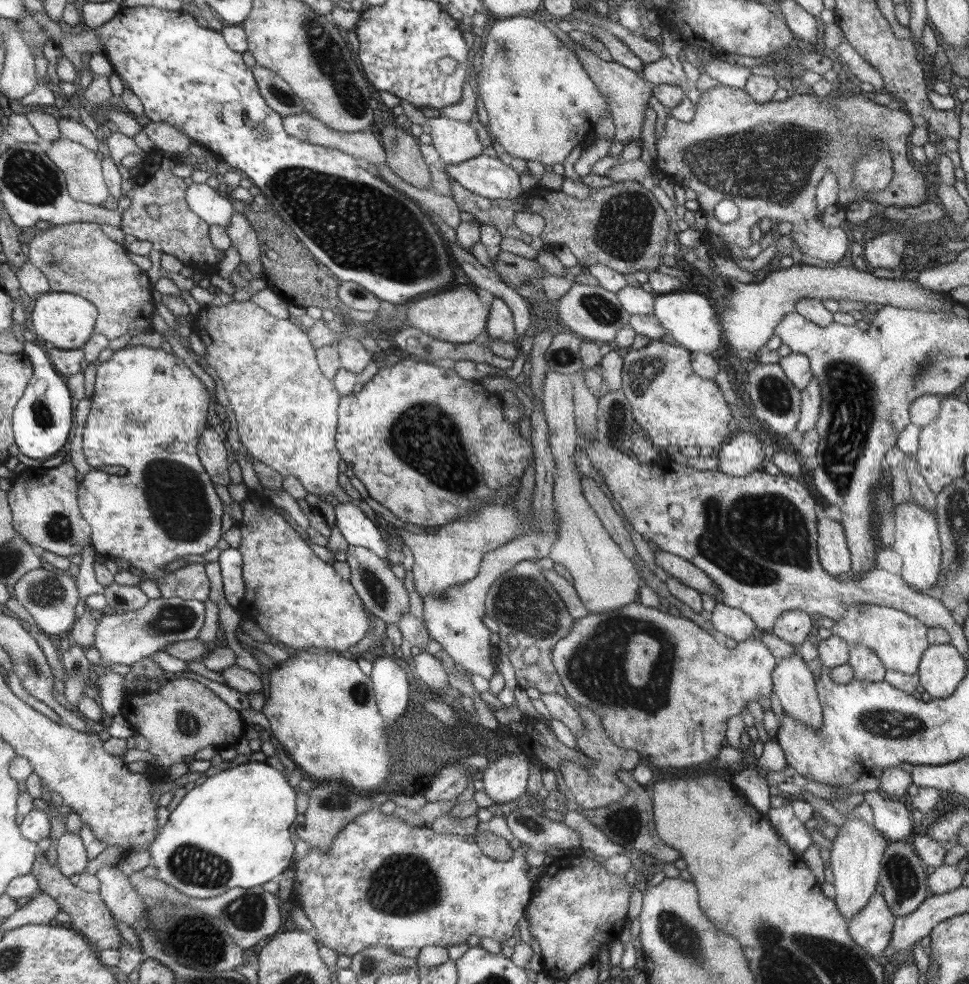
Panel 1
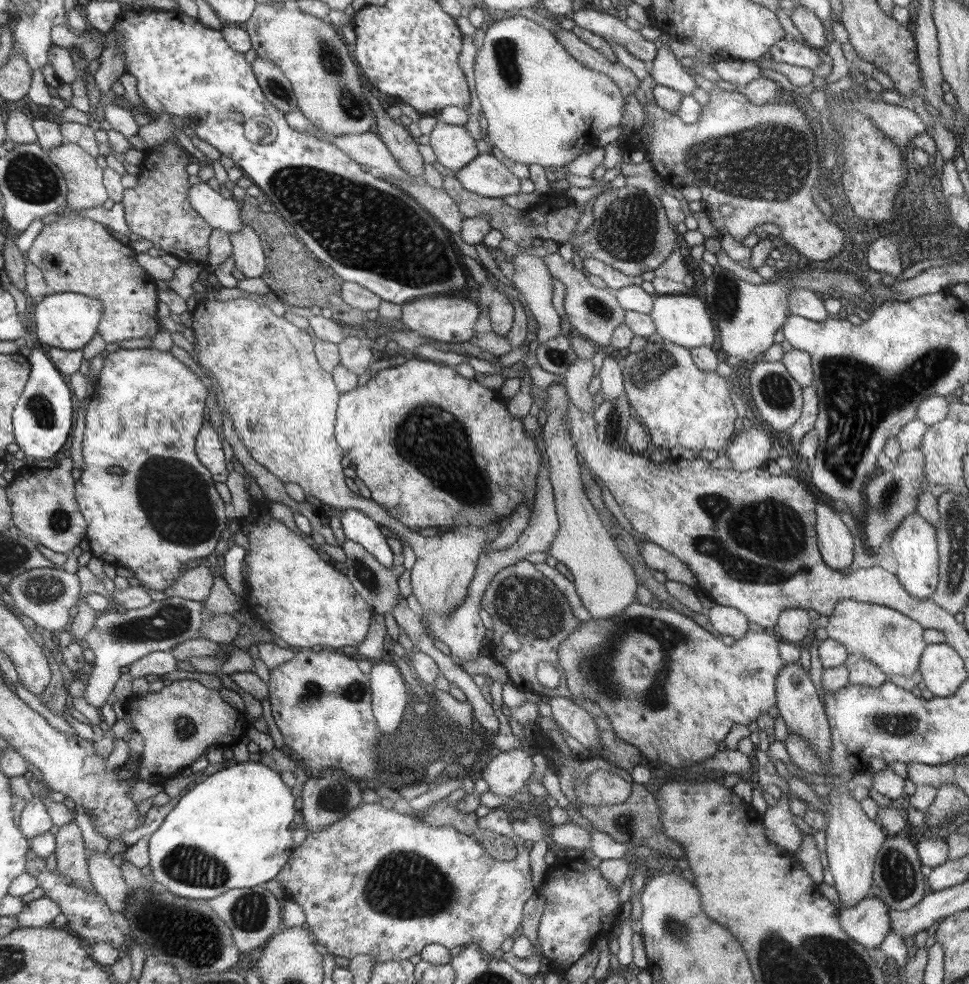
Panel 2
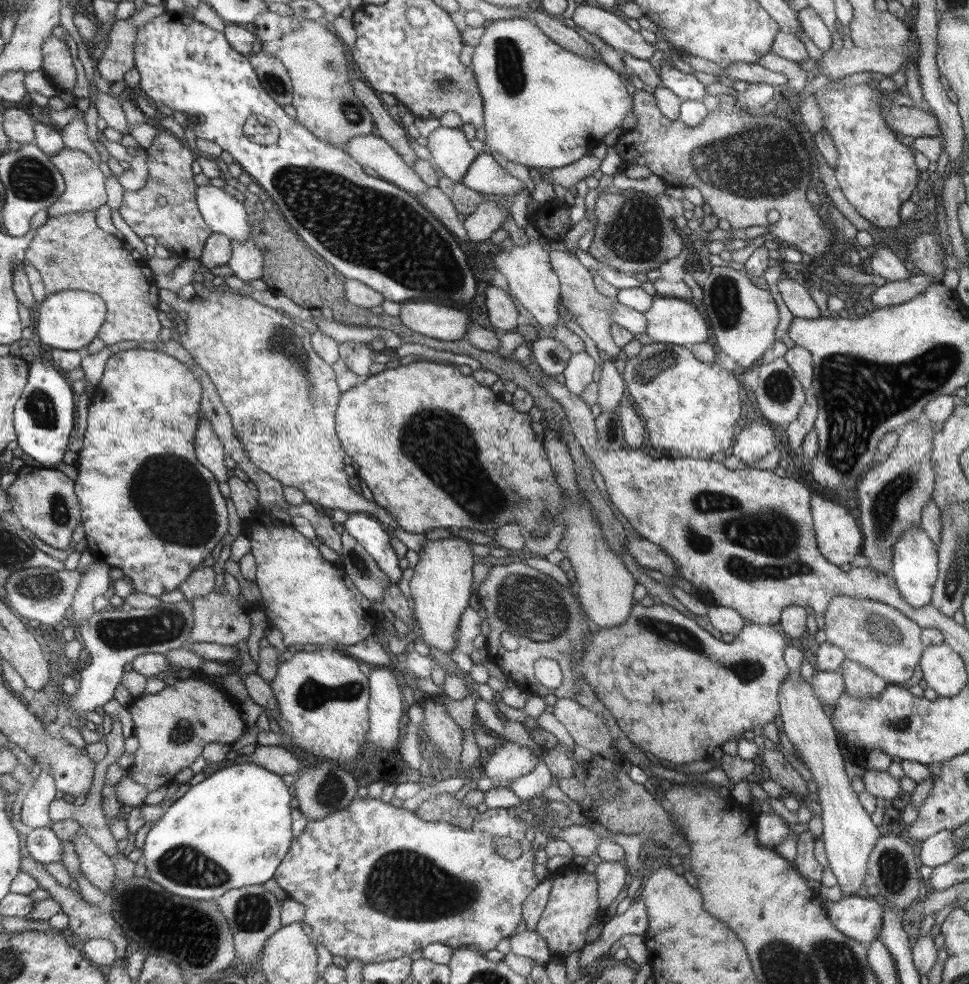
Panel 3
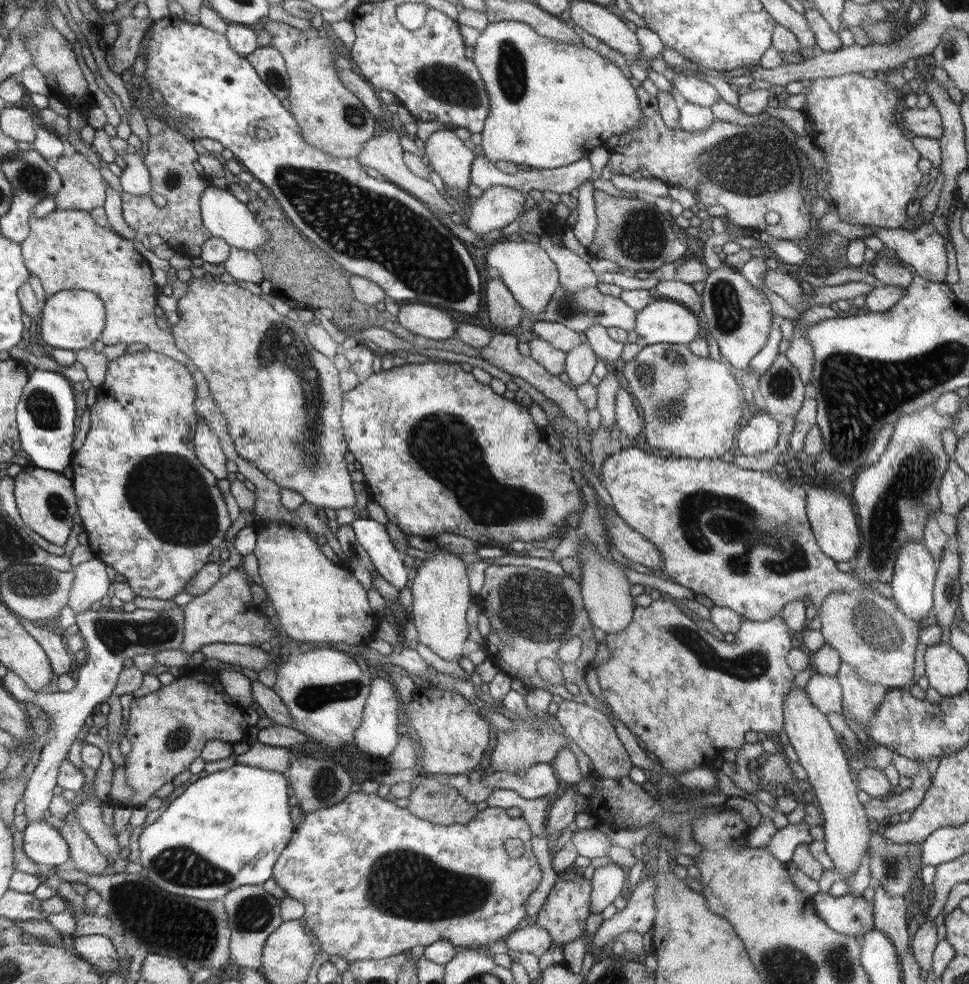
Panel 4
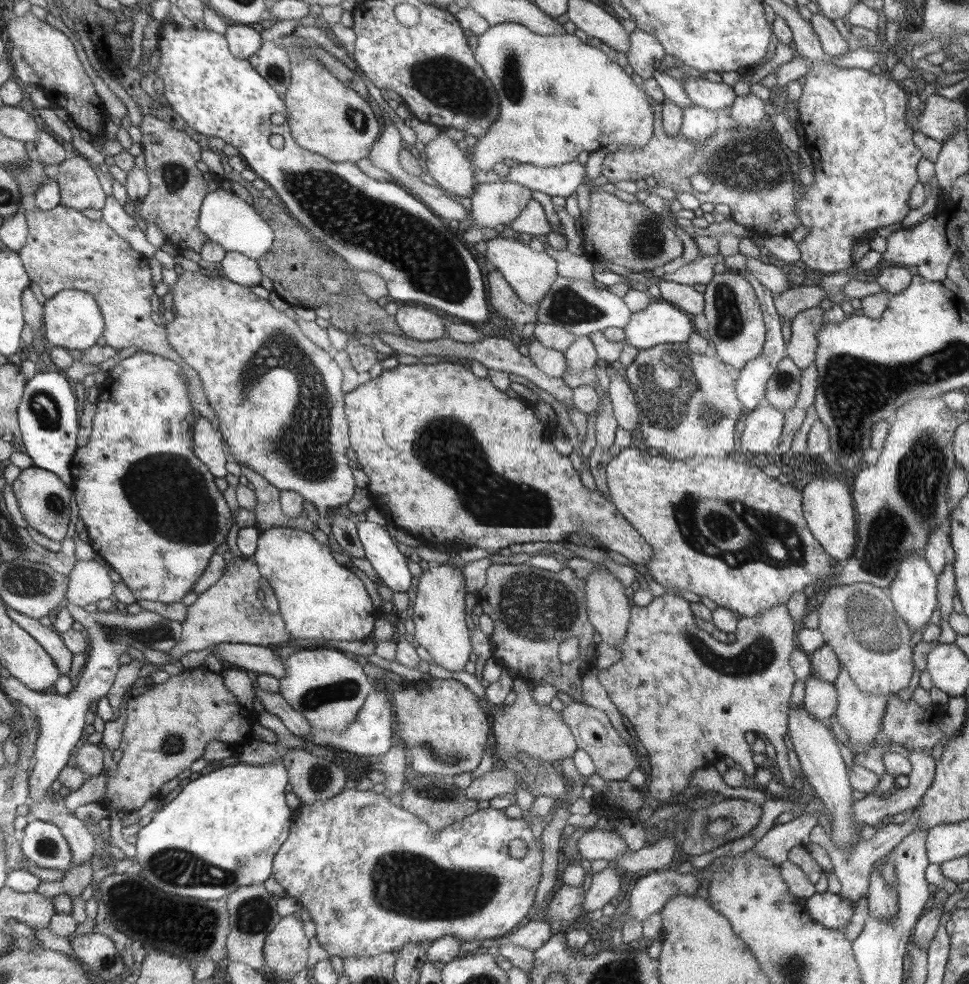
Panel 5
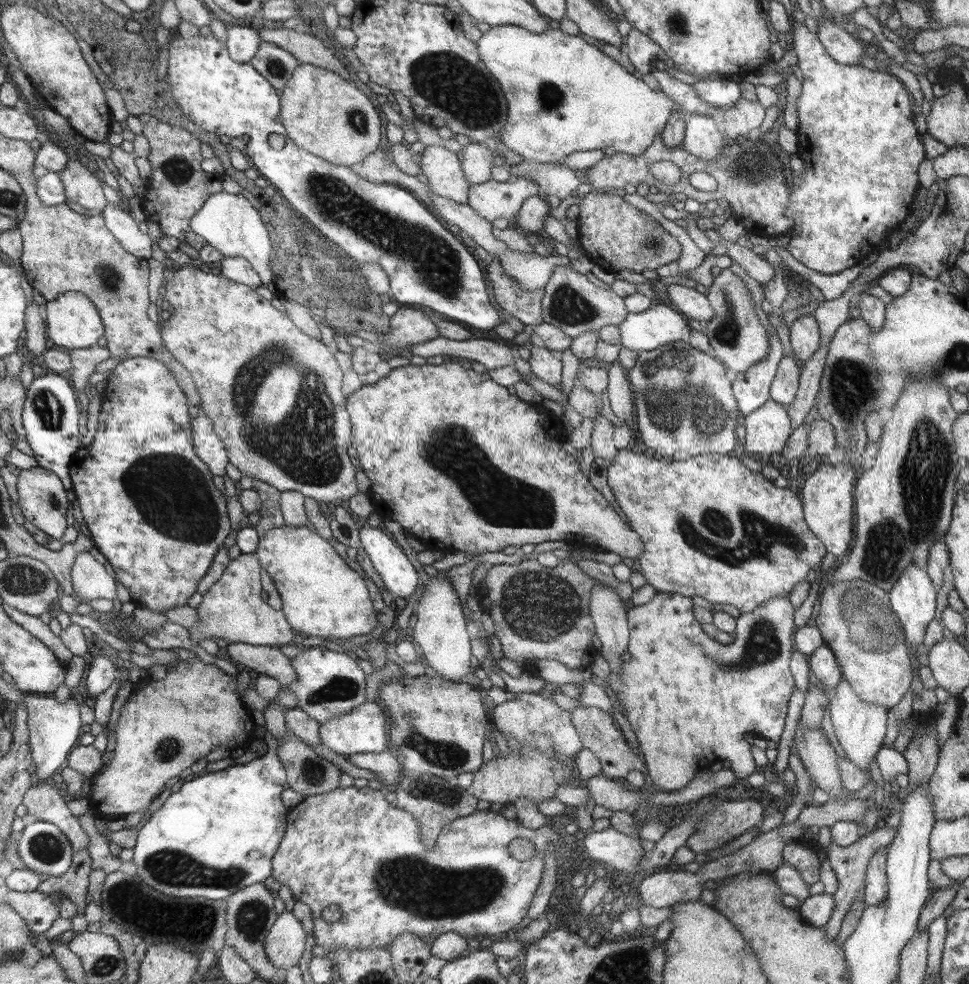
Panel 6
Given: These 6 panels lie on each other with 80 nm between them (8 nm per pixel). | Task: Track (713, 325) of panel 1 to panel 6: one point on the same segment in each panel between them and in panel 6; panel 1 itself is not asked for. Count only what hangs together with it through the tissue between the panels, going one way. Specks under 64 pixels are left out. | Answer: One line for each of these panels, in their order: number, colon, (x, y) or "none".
2: (685, 321)
3: (670, 320)
4: (662, 321)
5: (660, 322)
6: (658, 325)

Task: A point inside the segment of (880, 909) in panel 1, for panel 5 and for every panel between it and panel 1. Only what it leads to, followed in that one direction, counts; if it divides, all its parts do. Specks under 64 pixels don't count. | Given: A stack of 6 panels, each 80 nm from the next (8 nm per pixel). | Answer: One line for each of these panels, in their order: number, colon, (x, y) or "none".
2: (868, 924)
3: (859, 917)
4: (849, 915)
5: (829, 909)

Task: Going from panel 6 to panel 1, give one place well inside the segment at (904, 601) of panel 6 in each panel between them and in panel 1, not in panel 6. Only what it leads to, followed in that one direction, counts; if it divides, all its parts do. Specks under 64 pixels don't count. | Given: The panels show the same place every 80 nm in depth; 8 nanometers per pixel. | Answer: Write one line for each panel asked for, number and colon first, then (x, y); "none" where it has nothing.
1: (916, 543)
2: (915, 549)
3: (915, 563)
4: (914, 575)
5: (914, 592)

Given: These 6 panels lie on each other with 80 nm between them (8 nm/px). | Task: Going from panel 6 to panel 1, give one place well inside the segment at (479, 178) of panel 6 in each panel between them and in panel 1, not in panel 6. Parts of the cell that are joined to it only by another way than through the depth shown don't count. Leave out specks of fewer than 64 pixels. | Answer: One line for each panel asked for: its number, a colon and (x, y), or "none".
1: (539, 102)
2: (542, 107)
3: (543, 105)
4: (552, 103)
5: (559, 97)

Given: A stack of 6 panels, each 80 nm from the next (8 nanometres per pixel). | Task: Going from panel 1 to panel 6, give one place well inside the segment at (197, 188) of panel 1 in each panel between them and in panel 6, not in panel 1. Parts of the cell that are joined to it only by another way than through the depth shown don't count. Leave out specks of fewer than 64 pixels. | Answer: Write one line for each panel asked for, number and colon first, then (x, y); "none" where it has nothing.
2: (218, 212)
3: (225, 215)
4: (223, 214)
5: (225, 219)
6: (227, 222)

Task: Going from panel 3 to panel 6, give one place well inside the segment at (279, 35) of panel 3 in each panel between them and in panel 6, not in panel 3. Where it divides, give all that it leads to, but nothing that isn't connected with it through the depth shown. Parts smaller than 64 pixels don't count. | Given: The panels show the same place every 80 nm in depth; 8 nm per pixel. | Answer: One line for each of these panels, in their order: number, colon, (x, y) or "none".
4: (331, 119)
5: (326, 117)
6: (322, 114)

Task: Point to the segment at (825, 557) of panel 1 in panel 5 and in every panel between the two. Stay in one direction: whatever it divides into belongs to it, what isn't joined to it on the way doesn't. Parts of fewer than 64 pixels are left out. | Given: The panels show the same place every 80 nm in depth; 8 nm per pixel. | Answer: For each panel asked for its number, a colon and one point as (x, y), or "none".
2: (835, 543)
3: (838, 538)
4: (833, 524)
5: (827, 503)

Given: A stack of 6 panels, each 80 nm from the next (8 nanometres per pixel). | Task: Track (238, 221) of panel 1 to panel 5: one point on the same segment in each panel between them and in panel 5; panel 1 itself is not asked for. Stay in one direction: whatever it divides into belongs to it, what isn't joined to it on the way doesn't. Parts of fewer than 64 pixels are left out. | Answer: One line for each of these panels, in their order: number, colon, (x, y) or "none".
2: (247, 252)
3: (245, 262)
4: (244, 265)
5: (239, 269)

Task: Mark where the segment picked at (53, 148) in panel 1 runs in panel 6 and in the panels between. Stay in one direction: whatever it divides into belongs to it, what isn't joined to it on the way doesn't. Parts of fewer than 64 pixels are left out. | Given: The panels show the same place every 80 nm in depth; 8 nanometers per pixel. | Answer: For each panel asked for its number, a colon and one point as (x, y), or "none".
2: (85, 177)
3: (86, 191)
4: (83, 190)
5: (80, 188)
6: (81, 186)

